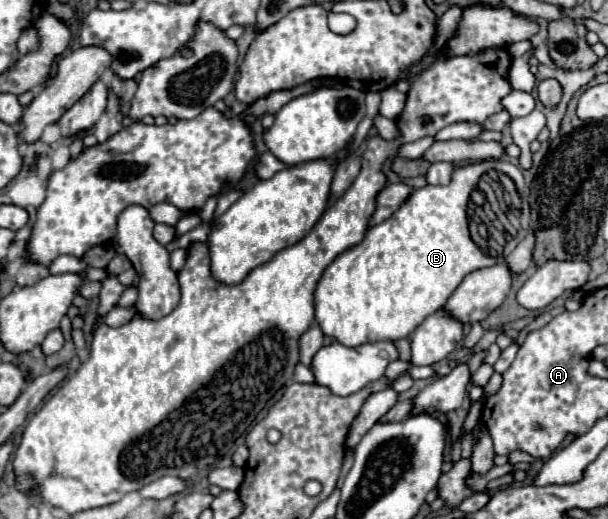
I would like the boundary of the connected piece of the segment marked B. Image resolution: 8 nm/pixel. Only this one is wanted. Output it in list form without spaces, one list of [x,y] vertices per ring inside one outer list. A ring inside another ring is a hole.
[[[486,159],[456,165],[448,185],[426,185],[416,189],[392,217],[388,217],[380,225],[370,227],[358,245],[340,253],[326,267],[314,293],[316,321],[322,333],[348,347],[356,347],[368,341],[402,339],[410,335],[428,315],[442,309],[446,299],[468,273],[496,265],[498,260],[485,254],[471,239],[467,209],[470,194],[480,177],[488,169],[504,167],[508,167],[508,161],[504,159]]]

